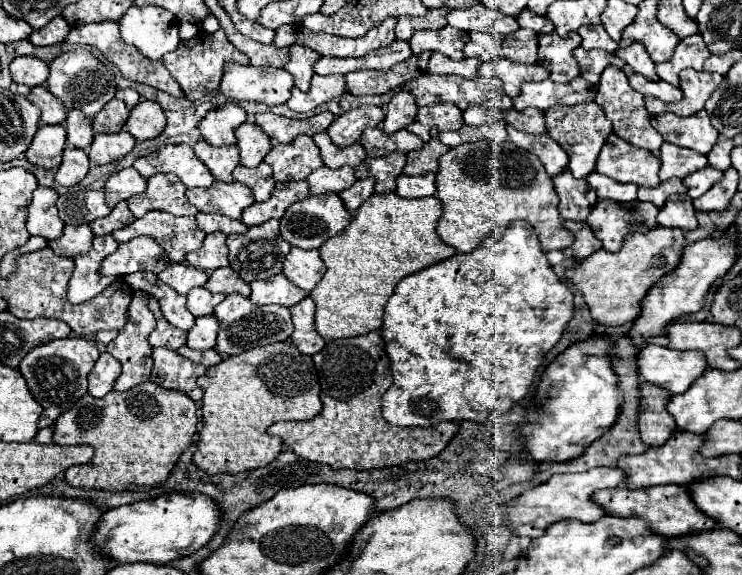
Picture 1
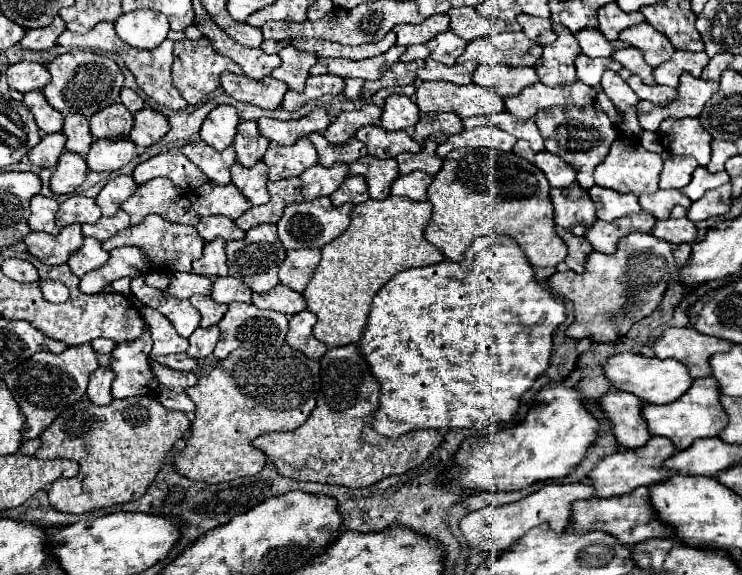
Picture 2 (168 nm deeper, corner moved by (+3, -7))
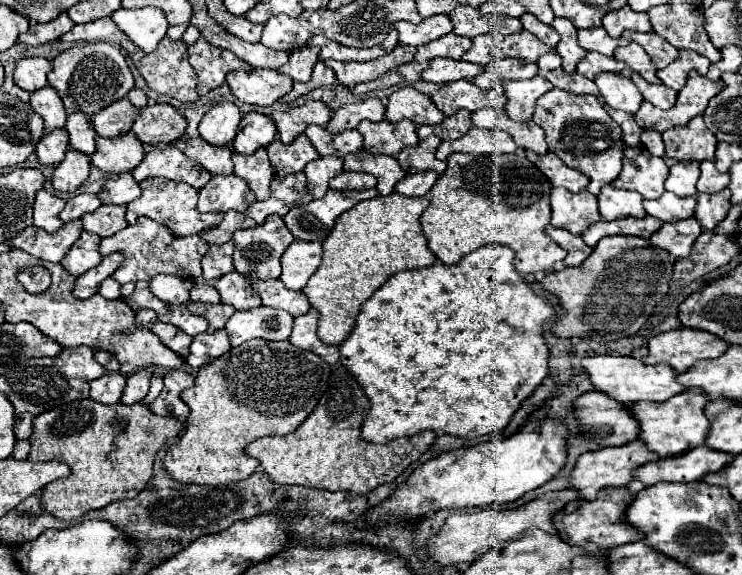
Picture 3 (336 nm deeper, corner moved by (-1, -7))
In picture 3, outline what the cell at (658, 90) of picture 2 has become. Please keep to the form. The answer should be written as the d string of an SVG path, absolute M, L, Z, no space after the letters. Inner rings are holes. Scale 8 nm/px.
M632 73L630 79L632 79L632 83L640 89L642 97L644 97L646 101L650 101L654 107L670 109L670 107L676 103L678 93L672 91L670 87L664 87L664 85L652 85L652 83L644 81L642 75L636 75L636 73Z

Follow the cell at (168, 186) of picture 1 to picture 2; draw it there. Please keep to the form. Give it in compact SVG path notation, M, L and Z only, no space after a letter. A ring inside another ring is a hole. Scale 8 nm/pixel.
M156 177L144 185L138 185L136 193L122 203L122 209L130 215L132 225L140 223L150 213L156 213L172 223L192 227L200 221L200 215L190 205L188 193L166 177Z

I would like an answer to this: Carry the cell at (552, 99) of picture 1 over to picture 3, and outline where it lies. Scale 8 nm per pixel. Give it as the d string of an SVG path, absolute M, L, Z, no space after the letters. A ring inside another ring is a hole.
M542 77L530 81L504 81L502 87L508 97L506 113L514 121L530 121L536 109L536 101L554 89L554 85Z

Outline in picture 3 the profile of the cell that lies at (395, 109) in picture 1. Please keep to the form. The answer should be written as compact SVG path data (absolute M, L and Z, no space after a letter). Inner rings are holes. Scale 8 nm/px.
M402 87L390 95L386 107L386 119L390 123L410 119L416 125L436 125L444 119L444 113L436 109L436 105L428 95L412 87Z

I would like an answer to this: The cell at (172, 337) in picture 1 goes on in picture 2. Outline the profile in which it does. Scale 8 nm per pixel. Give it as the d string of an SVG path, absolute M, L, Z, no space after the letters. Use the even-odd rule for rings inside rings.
M142 307L142 315L150 327L152 341L154 341L152 357L168 355L168 353L184 353L188 349L188 339L180 337L164 315L156 313L150 307Z

